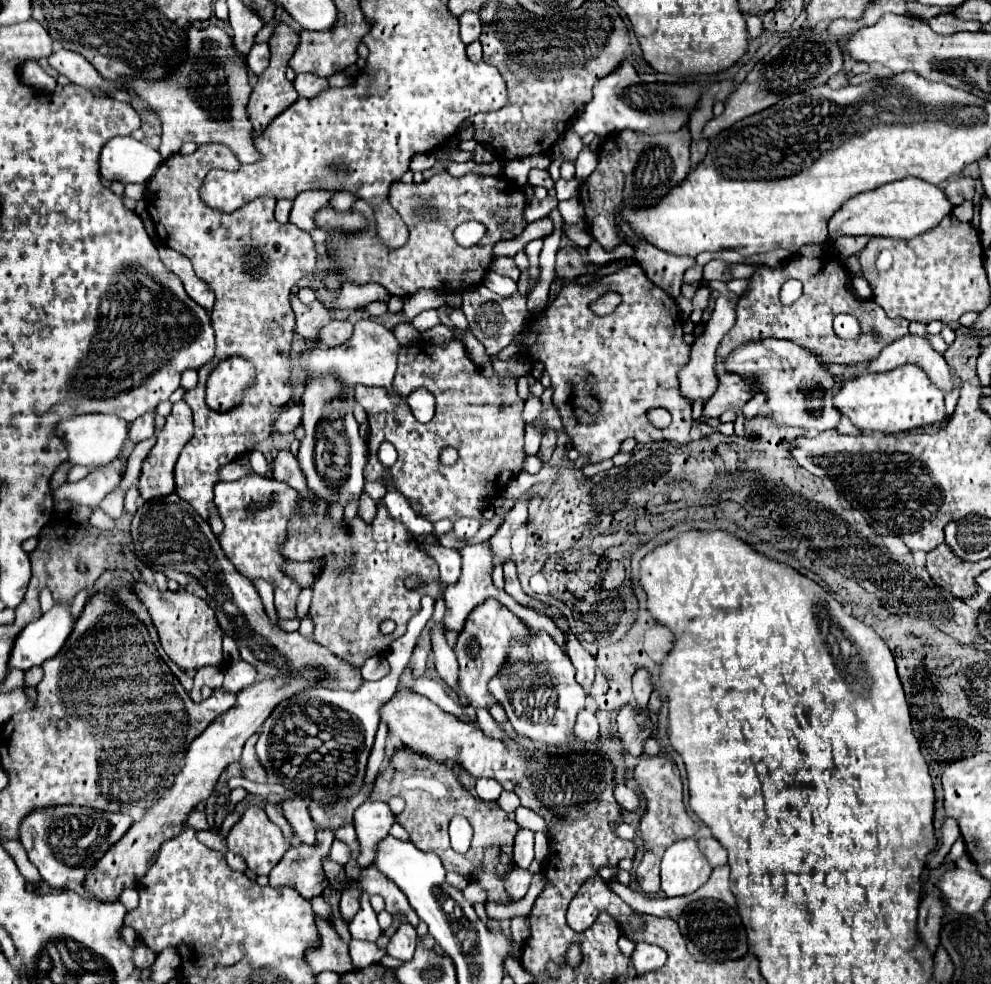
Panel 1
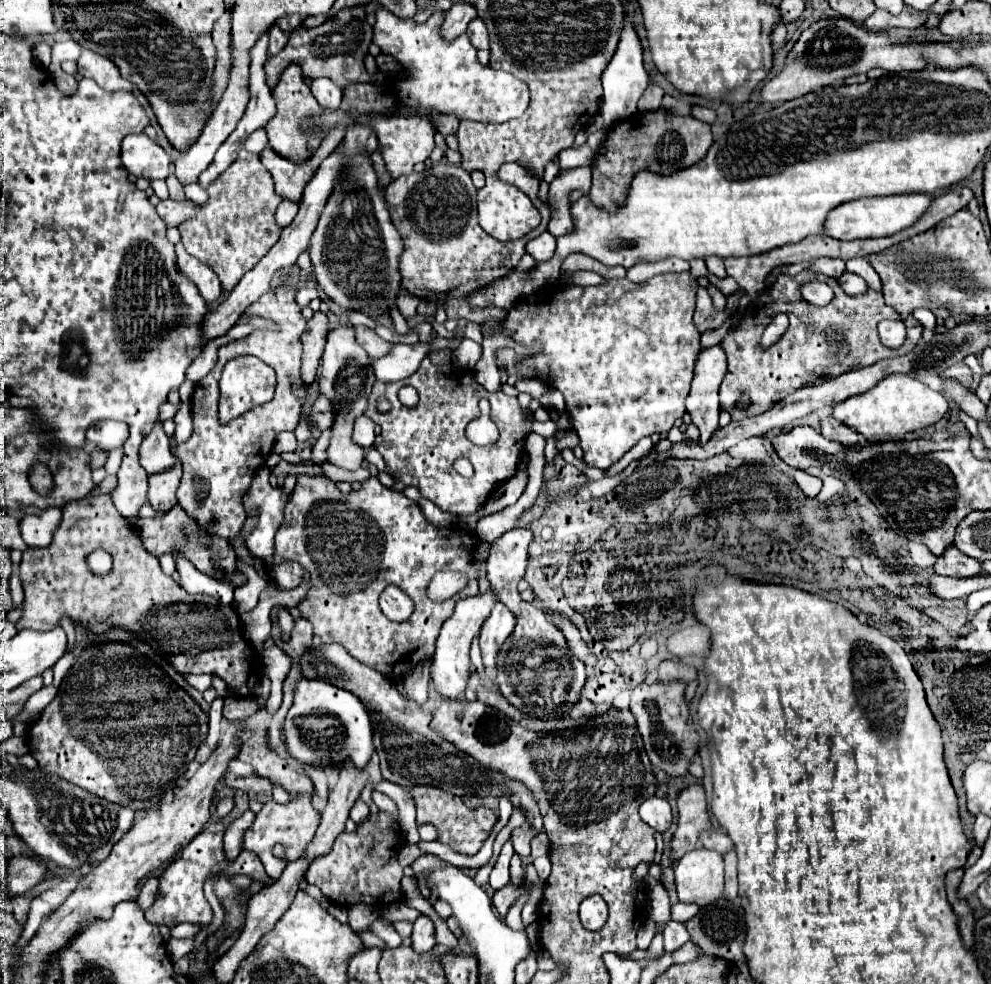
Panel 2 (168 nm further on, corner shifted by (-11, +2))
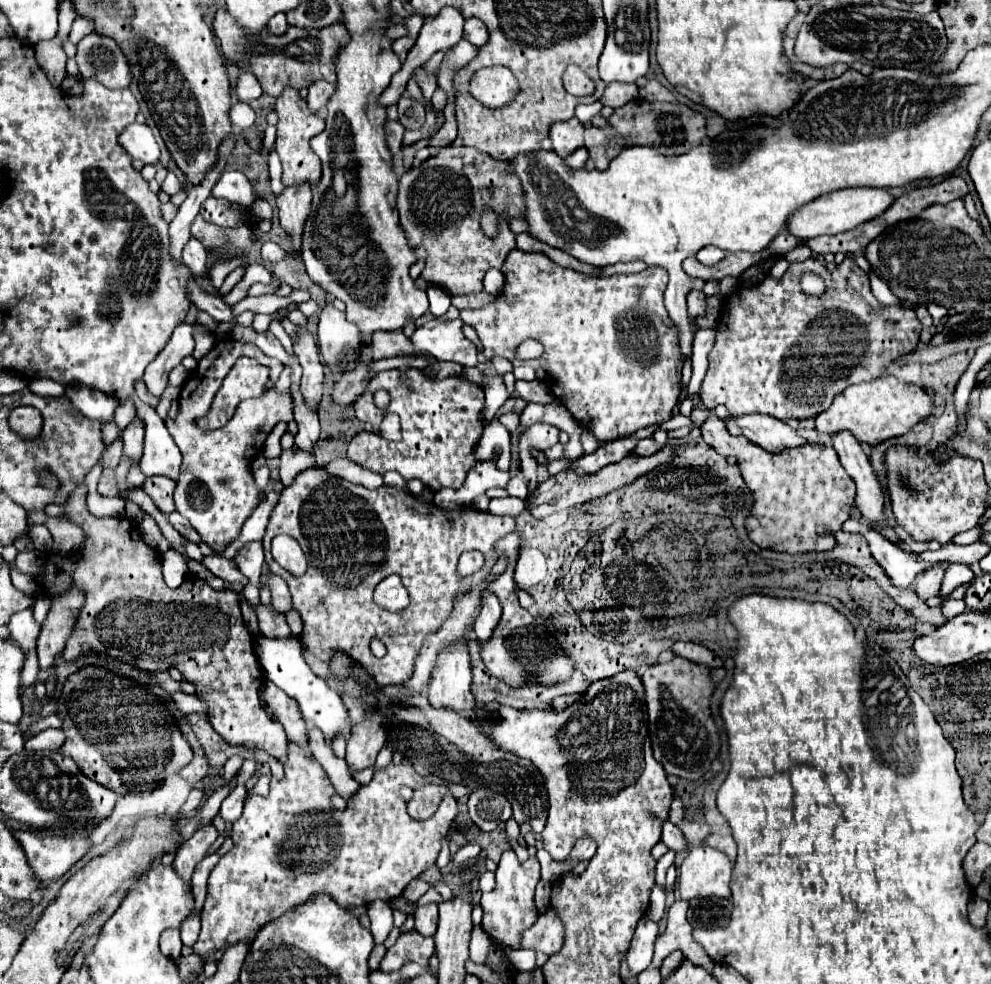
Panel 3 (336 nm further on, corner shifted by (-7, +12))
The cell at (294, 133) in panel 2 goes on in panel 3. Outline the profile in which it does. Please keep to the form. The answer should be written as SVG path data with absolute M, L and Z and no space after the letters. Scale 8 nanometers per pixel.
M287 88L279 98L275 112L279 114L277 122L277 142L275 142L275 152L281 158L283 164L283 186L299 186L299 184L309 184L315 186L321 178L321 162L319 156L311 150L309 140L325 130L325 120L319 116L313 116L307 110L307 102L295 92L295 88Z

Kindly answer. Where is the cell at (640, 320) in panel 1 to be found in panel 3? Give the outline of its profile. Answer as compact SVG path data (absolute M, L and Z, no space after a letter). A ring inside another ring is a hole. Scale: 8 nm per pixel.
M515 248L501 272L505 286L499 298L489 306L461 312L461 320L475 328L485 358L505 356L513 364L533 366L537 378L549 386L553 396L605 444L671 418L671 410L681 394L683 360L677 330L663 306L663 292L667 288L667 272L663 268L593 278L563 268L543 254L527 254ZM527 338L539 340L545 352L535 360L521 362L515 358L515 348Z

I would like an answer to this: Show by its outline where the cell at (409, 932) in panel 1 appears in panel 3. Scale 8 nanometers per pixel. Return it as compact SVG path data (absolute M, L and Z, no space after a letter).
M437 904L419 906L415 912L415 930L423 936L433 936L437 930Z

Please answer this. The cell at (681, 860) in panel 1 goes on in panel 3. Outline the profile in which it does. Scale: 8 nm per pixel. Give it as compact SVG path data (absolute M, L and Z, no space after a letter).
M697 846L691 848L683 864L679 866L679 892L683 900L693 898L729 898L729 880L733 864L727 854Z

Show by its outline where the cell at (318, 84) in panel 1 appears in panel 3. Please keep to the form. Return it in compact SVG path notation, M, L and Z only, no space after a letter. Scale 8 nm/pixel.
M319 80L319 82L311 84L311 86L309 86L309 96L307 96L307 106L309 106L309 110L311 110L313 114L321 112L333 92L335 92L335 86L329 84L329 82Z

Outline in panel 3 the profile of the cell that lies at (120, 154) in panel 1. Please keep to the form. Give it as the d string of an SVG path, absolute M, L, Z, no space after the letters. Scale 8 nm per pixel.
M129 124L119 136L119 144L129 152L131 158L143 160L145 164L155 164L159 160L159 146L147 124Z

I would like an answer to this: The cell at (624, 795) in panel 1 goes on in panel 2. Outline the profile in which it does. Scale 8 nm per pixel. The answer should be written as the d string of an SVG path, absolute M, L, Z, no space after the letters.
M649 796L641 808L639 808L639 816L657 832L663 832L671 826L673 814L671 814L671 806L667 804L667 800L659 798L659 796Z

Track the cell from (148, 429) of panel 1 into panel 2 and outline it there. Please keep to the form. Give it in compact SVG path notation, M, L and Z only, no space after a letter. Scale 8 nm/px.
M159 420L153 424L153 430L145 436L139 456L141 456L141 466L149 474L163 472L171 468L171 464L175 464L175 458L171 456L171 442L165 436L163 424Z

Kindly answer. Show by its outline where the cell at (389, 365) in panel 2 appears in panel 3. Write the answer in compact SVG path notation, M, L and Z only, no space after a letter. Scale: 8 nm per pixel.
M429 320L411 338L417 352L429 352L437 360L451 360L463 368L475 368L477 346L465 338L463 322L457 320Z

